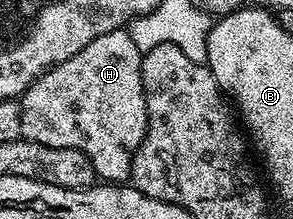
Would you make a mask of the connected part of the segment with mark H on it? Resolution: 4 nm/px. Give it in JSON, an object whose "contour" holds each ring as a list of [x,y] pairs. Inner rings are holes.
{"contour":[[[118,28],[101,38],[93,38],[85,50],[73,54],[60,64],[54,64],[24,90],[19,100],[21,137],[29,142],[41,142],[50,148],[72,148],[86,154],[93,162],[96,177],[103,182],[123,182],[131,175],[131,160],[147,133],[147,92],[141,78],[144,53],[137,50],[130,31]]]}

